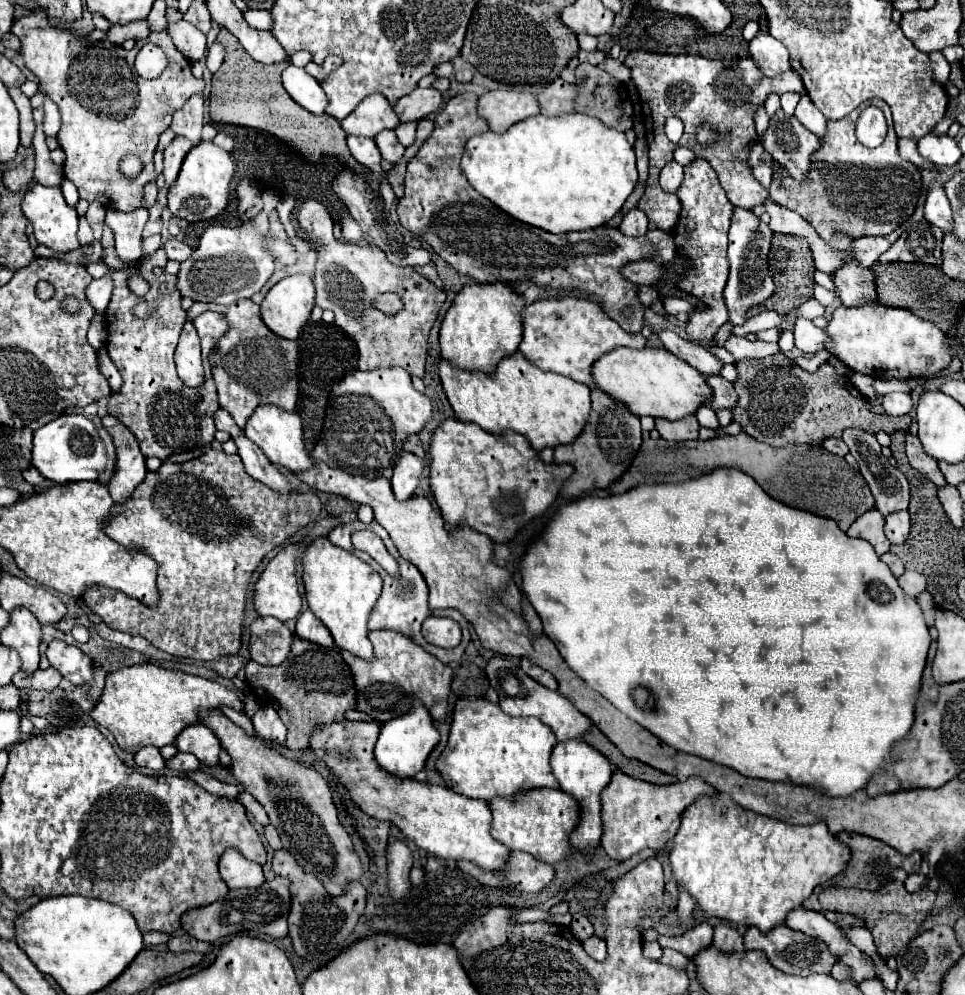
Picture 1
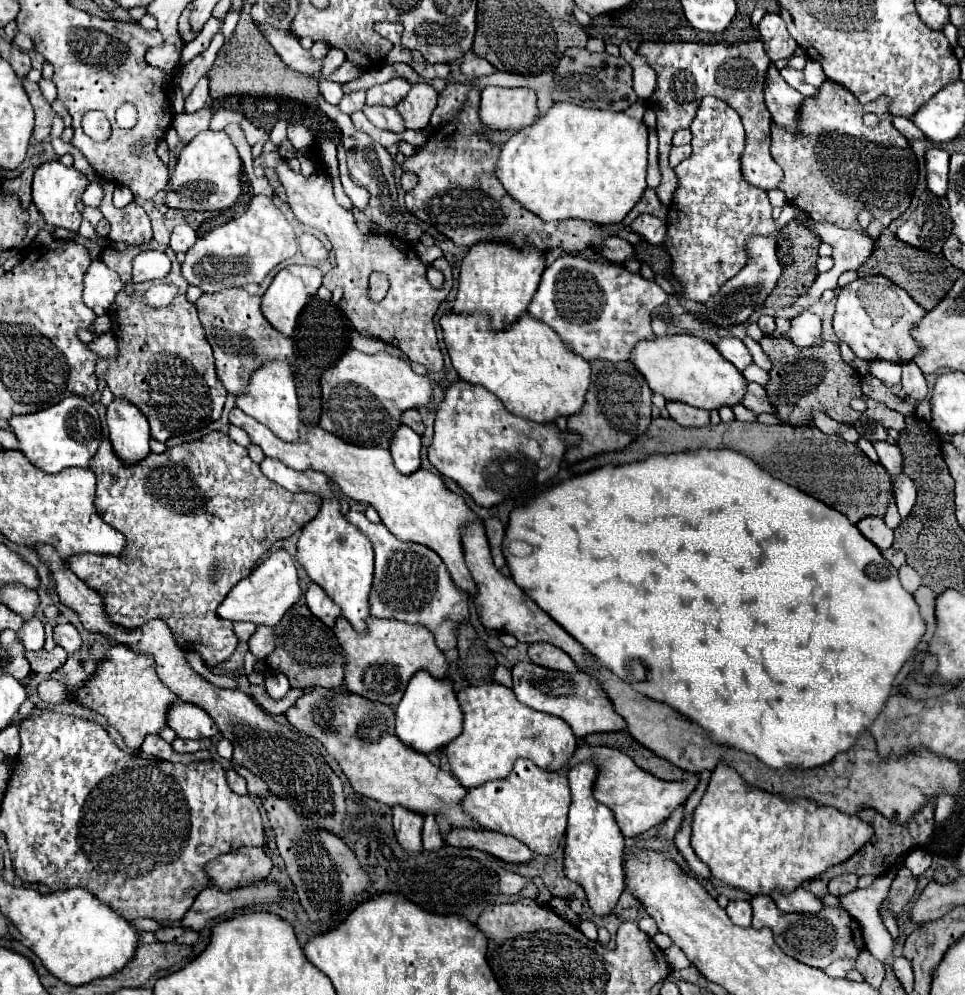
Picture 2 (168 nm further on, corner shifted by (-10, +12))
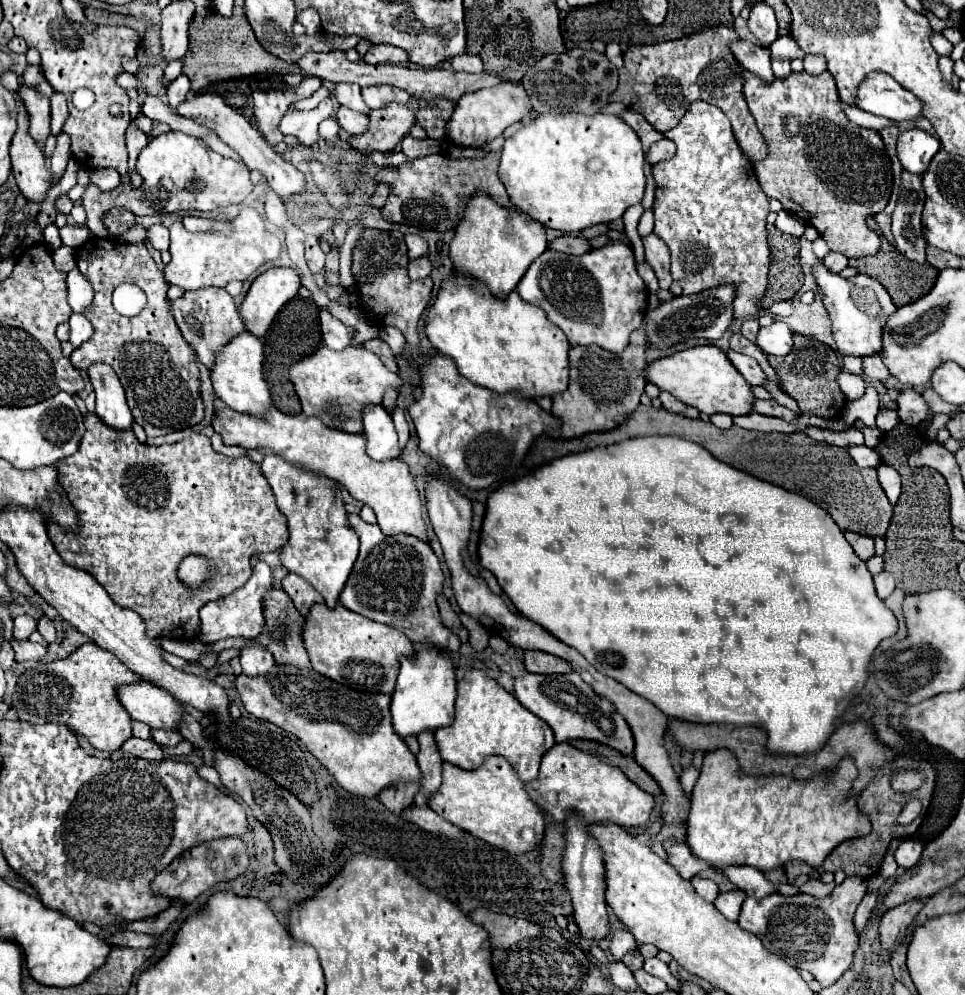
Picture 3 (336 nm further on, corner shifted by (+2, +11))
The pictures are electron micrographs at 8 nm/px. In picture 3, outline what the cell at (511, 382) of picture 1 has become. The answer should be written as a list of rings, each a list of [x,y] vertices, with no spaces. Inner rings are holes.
[[[452,275],[442,281],[438,297],[432,309],[428,311],[424,331],[430,343],[434,345],[434,349],[450,357],[456,363],[460,375],[464,375],[472,383],[484,389],[490,389],[498,395],[516,393],[520,397],[538,401],[542,397],[560,395],[564,393],[564,389],[568,389],[568,371],[570,371],[568,369],[568,349],[570,345],[566,341],[566,335],[546,319],[540,307],[534,307],[522,301],[516,291],[512,291],[508,299],[500,301],[490,295],[486,285],[476,283],[468,277],[462,279],[458,275]]]

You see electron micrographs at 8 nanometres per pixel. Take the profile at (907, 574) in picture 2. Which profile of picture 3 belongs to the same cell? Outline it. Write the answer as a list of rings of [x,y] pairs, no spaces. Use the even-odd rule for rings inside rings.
[[[888,571],[878,573],[878,575],[874,577],[874,585],[876,585],[878,597],[882,597],[882,599],[886,599],[886,597],[896,589],[896,581],[894,581],[894,577],[892,577]]]

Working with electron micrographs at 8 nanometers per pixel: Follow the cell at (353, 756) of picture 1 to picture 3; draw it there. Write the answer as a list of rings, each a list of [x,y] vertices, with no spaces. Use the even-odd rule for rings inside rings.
[[[274,665],[274,669],[264,677],[238,675],[236,689],[248,713],[252,713],[258,719],[270,721],[278,725],[280,729],[296,735],[308,747],[308,751],[330,771],[330,775],[338,781],[338,785],[350,793],[364,795],[364,797],[378,797],[380,791],[394,787],[400,781],[422,779],[422,771],[416,763],[414,753],[408,751],[406,743],[392,729],[390,695],[362,693],[346,685],[340,685],[320,675],[318,671],[296,669],[296,667],[286,667],[286,665],[282,667]]]

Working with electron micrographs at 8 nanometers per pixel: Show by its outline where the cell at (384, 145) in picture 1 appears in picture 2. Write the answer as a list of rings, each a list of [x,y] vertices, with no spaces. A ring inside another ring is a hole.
[[[366,106],[362,108],[362,112],[378,126],[384,130],[392,130],[392,132],[402,132],[404,124],[400,122],[400,114],[396,114],[396,108],[374,108],[374,106]]]

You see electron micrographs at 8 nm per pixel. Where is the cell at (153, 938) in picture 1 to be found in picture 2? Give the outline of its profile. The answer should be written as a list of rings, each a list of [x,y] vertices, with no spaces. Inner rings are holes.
[[[138,918],[131,921],[131,923],[139,932],[155,932],[161,928],[161,925],[156,921],[147,918]]]

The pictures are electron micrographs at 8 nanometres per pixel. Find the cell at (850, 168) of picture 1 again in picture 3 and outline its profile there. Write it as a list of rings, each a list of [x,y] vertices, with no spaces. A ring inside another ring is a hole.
[[[744,71],[744,97],[758,129],[768,143],[768,157],[754,167],[762,191],[768,197],[778,199],[786,211],[798,215],[808,225],[814,225],[820,237],[828,243],[830,251],[838,251],[848,259],[876,255],[880,239],[878,233],[868,229],[866,217],[884,211],[888,205],[892,193],[892,165],[880,133],[858,127],[844,115],[832,75],[828,71],[816,77],[808,73],[792,73],[784,81],[776,79],[774,83],[766,85],[752,73]],[[788,117],[796,117],[800,127],[800,131],[792,137],[786,135]]]

